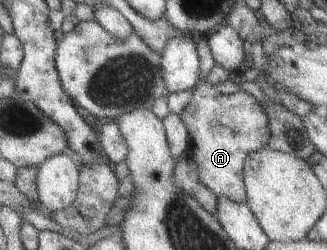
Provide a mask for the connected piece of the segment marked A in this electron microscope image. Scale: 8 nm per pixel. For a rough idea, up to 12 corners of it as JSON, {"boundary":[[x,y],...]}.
{"boundary":[[200,82],[179,118],[200,183],[245,201],[246,156],[266,147],[263,107]]}

